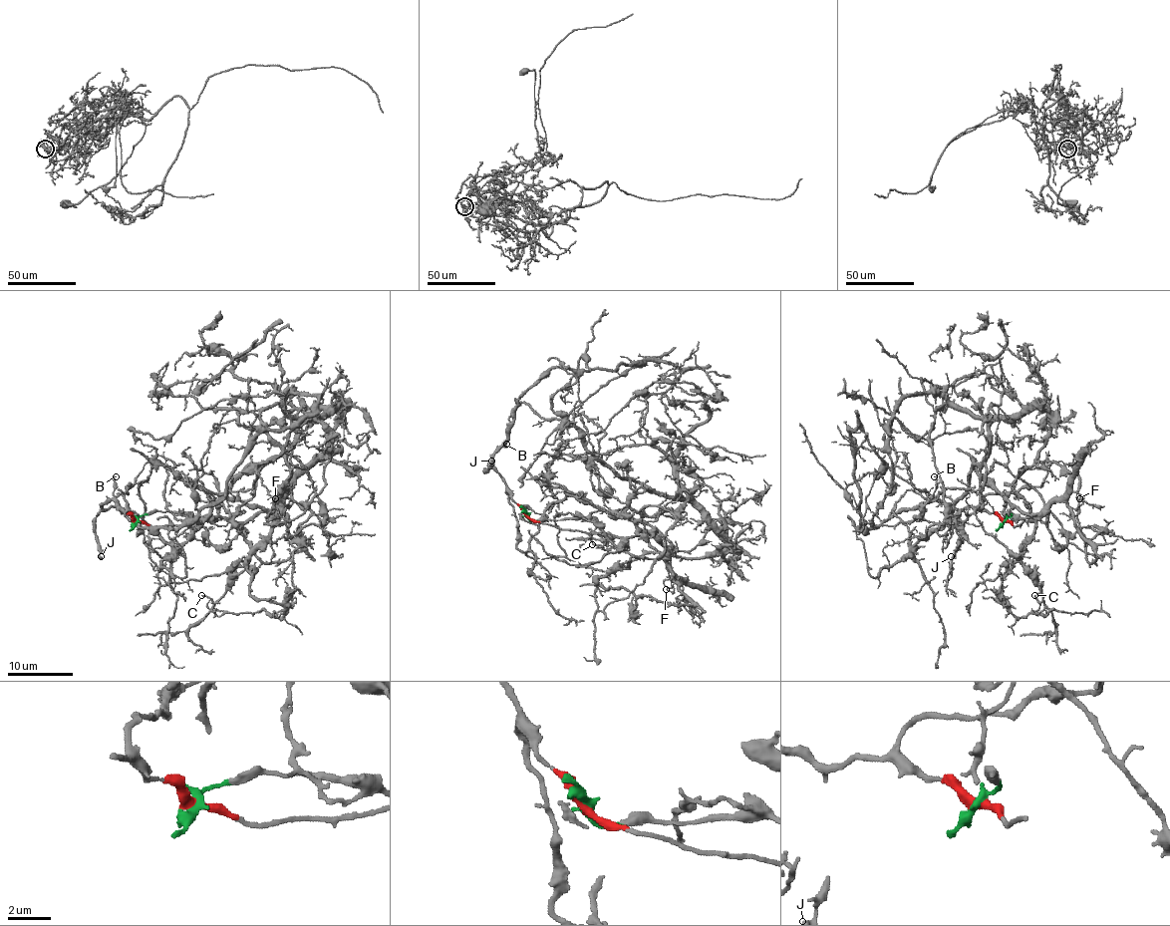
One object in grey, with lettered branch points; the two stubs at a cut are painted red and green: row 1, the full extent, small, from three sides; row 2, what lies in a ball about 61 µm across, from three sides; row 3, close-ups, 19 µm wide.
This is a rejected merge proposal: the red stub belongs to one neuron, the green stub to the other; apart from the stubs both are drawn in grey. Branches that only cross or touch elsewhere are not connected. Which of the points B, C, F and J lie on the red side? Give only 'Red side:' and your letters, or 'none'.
Red side: B, J

